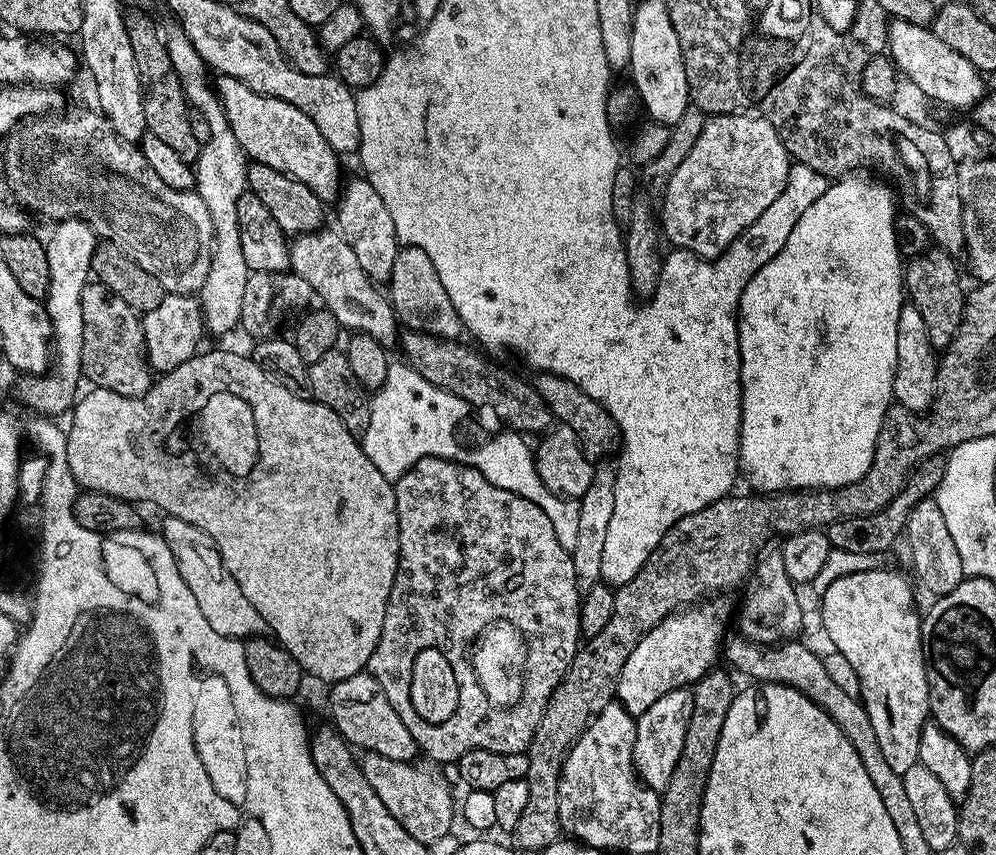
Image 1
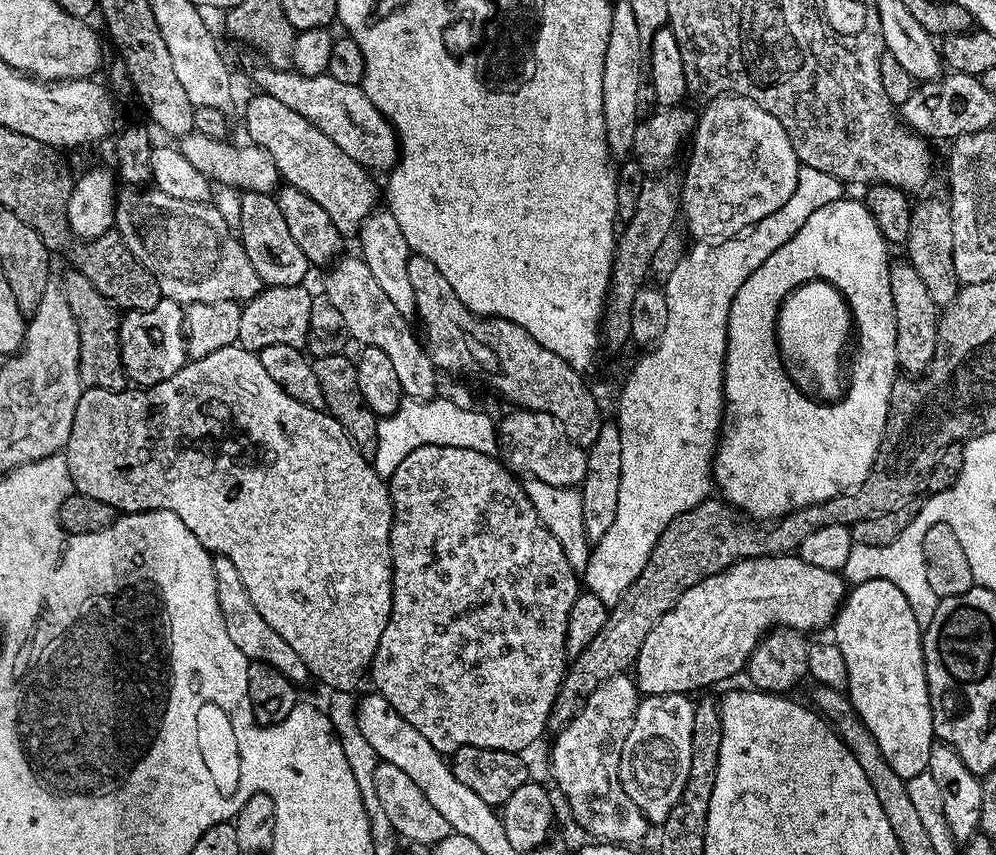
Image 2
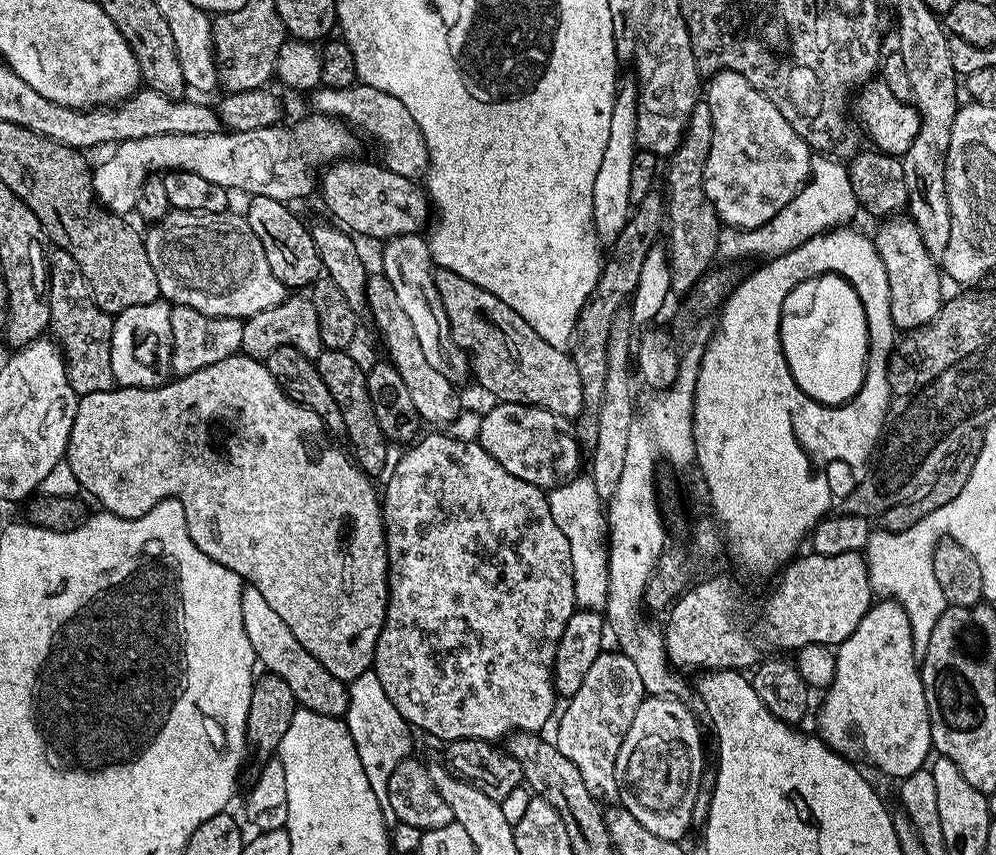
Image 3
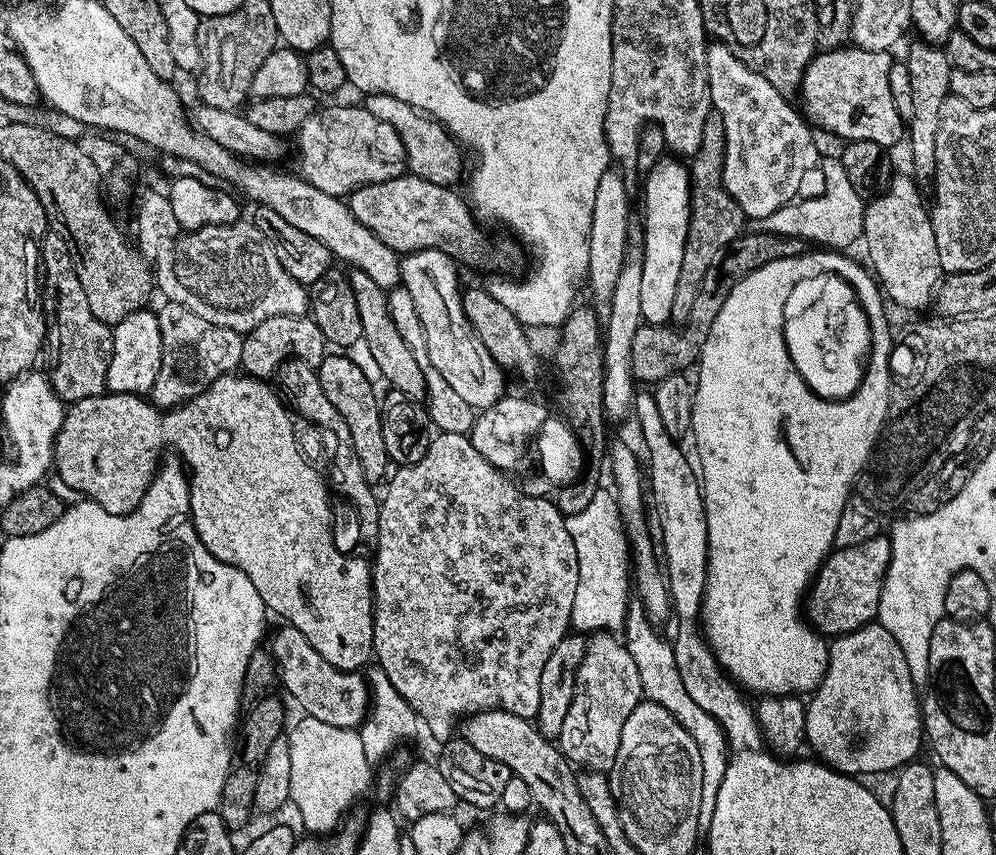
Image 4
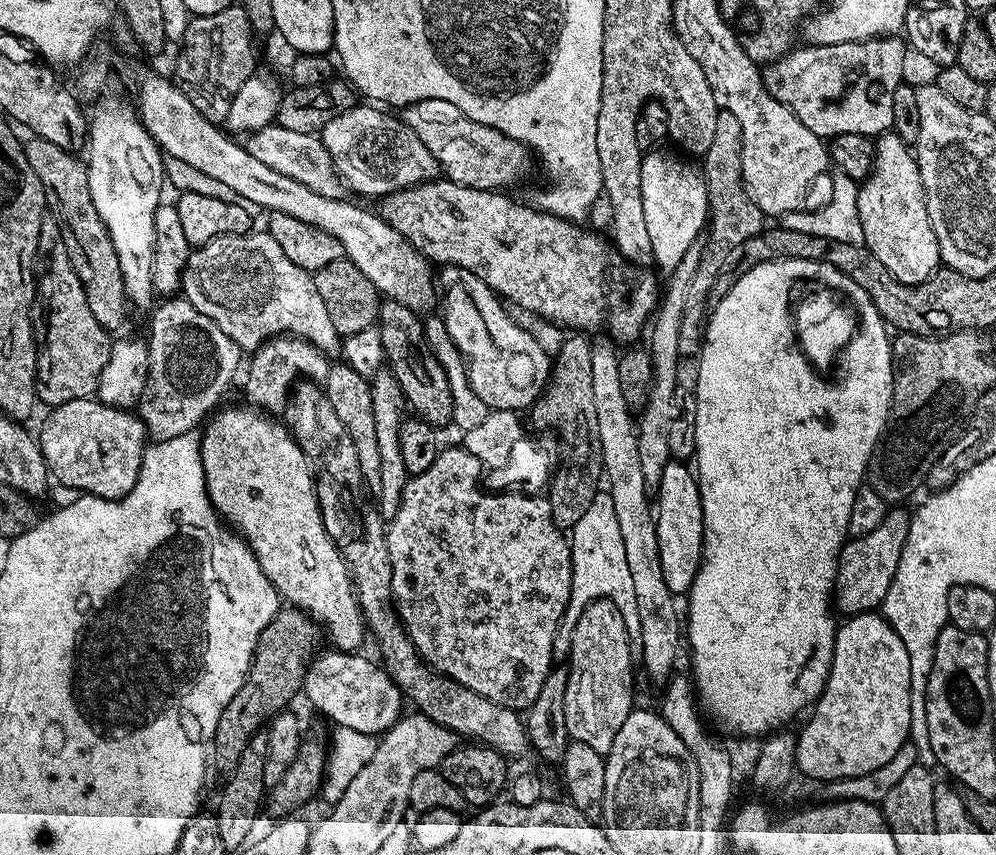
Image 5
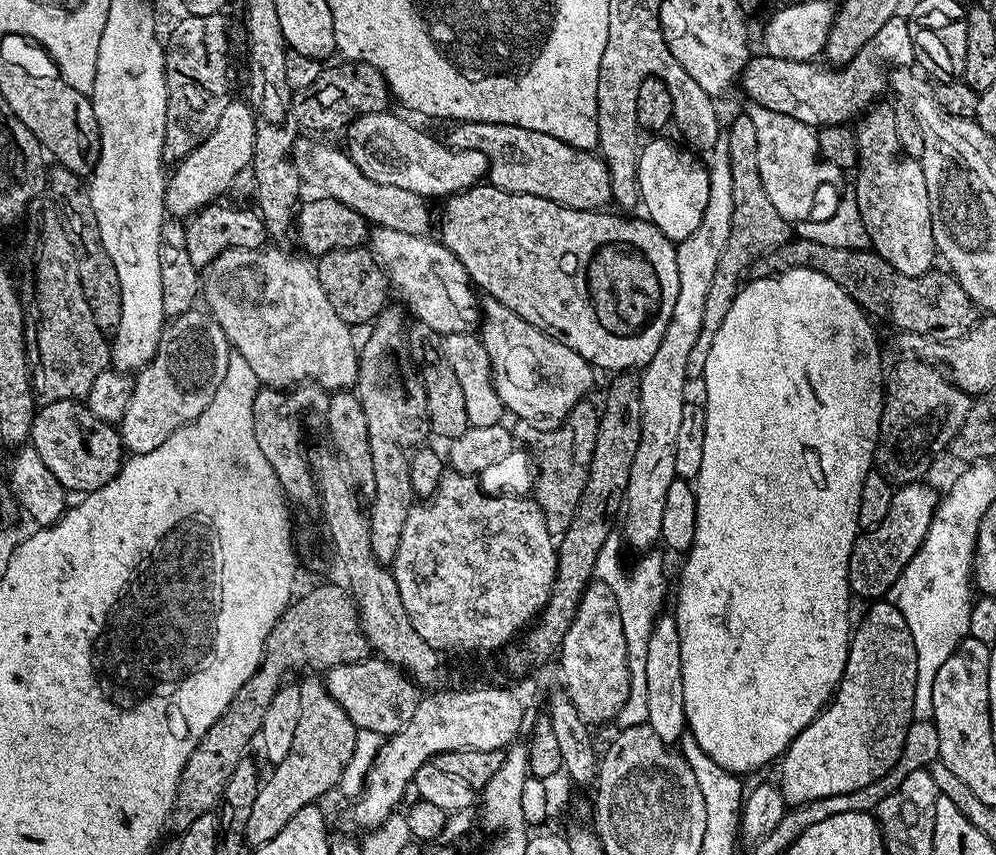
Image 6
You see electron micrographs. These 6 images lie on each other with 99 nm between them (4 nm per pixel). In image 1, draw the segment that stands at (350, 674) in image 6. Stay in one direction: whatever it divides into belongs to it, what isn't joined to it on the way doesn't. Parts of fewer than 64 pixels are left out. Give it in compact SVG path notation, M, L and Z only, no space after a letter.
M165 515L163 519L164 541L170 546L182 578L190 586L190 592L197 599L202 615L206 617L206 622L210 622L212 629L218 630L218 634L231 636L233 640L239 641L249 636L265 635L268 624L262 614L258 614L258 610L250 606L246 594L242 594L242 586L238 586L238 582L234 582L234 578L226 570L222 554L218 554L218 546L210 538L210 534L198 530L198 526L190 526L190 522L182 522L182 518Z

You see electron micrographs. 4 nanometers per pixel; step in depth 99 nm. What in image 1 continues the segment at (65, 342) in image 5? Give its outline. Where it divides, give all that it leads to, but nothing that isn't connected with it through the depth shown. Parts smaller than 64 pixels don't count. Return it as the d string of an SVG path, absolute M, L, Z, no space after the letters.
M90 282L82 290L82 366L83 379L89 380L92 388L114 390L123 396L144 396L154 383L153 369L148 367L148 356L144 352L144 325L141 317L114 290L99 282Z

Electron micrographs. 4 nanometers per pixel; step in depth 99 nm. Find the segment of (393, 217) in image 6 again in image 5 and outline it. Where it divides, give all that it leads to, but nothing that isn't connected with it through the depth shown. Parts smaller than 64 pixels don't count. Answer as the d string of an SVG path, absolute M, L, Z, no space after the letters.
M273 122L256 132L247 133L242 143L253 158L258 158L258 162L270 166L270 170L278 170L278 174L286 174L286 178L294 178L294 182L302 182L302 186L310 186L314 194L334 200L345 199L346 185L336 173L334 162L319 135L311 132L298 134L298 130L286 130Z

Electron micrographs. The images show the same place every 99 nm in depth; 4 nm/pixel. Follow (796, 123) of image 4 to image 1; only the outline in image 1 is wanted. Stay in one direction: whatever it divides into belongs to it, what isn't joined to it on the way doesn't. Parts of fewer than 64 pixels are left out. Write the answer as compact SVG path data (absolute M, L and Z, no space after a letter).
M716 114L705 119L702 134L698 142L694 142L694 150L690 150L678 170L674 170L662 194L664 205L658 208L658 224L663 239L667 243L669 240L673 249L684 248L704 260L715 260L751 226L766 206L770 206L770 202L774 202L774 198L778 198L778 194L782 194L789 167L790 157L782 146L782 138L778 138L774 126L770 126L763 116Z

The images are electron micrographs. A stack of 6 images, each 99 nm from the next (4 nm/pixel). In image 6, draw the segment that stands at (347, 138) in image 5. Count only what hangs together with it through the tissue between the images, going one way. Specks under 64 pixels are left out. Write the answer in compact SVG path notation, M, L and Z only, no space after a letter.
M395 111L375 112L359 116L352 121L346 129L348 144L346 151L348 157L374 182L382 182L382 186L398 186L402 190L414 190L414 194L425 198L440 196L447 198L456 195L457 192L465 192L468 188L481 183L488 174L488 159L484 154L478 154L478 150L458 150L449 148L447 143L435 140L428 132L415 128L408 120L395 116Z

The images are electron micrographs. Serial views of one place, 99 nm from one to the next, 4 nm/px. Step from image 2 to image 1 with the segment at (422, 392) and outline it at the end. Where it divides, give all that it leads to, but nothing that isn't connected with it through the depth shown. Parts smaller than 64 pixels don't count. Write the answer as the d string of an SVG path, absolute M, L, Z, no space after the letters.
M325 226L317 232L307 232L301 236L291 237L288 245L291 271L297 272L306 282L310 282L313 293L319 303L327 308L339 322L341 329L349 333L362 332L370 338L378 338L385 346L392 346L398 340L398 317L392 309L392 301L362 270L354 250L342 238L339 230Z

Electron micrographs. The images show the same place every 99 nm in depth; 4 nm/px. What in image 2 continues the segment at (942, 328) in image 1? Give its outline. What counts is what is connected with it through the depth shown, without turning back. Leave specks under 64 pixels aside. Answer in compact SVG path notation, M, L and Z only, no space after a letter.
M925 195L925 200L917 199L912 205L912 217L910 218L910 234L906 245L907 263L914 266L914 270L922 282L926 282L926 288L930 290L930 296L934 298L937 306L947 306L956 300L956 294L962 285L960 279L956 277L954 270L954 222L952 221L952 206L947 199L939 200L936 196Z

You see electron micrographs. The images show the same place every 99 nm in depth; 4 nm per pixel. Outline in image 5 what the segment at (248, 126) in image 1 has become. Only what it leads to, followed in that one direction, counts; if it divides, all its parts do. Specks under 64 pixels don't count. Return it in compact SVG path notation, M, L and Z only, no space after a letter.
M437 178L428 180L424 184L415 184L409 188L403 188L397 192L391 192L389 196L383 197L379 201L378 214L384 221L398 234L402 234L402 238L406 238L406 242L410 242L410 246L414 246L424 255L424 259L429 262L435 262L437 265L448 265L462 270L470 270L470 274L474 274L482 282L486 282L486 286L490 286L497 296L503 298L509 305L517 304L520 308L525 308L528 312L533 312L536 316L541 316L544 320L549 320L552 324L561 324L562 327L568 328L564 330L575 330L580 334L593 334L599 328L605 328L609 332L607 335L613 341L619 342L624 346L631 345L640 336L640 331L649 327L650 321L653 319L654 313L662 299L662 284L656 281L656 276L652 272L647 272L644 266L637 266L635 263L625 260L624 255L614 247L611 239L599 236L596 232L580 232L581 225L579 223L564 220L560 216L552 216L549 212L541 212L535 206L527 208L524 204L519 204L516 200L511 200L508 194L500 190L474 190L467 188L461 184L455 184L454 181L447 178Z

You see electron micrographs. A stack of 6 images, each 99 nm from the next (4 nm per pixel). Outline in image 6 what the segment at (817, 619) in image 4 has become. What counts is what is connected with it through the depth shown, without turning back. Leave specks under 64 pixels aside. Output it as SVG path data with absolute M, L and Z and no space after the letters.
M928 482L902 484L893 491L890 514L882 518L877 528L867 529L852 547L848 563L848 585L852 587L853 597L884 598L889 595L898 574L902 574L910 558L914 558L914 554L922 546L936 513L937 503L938 492L936 496Z

